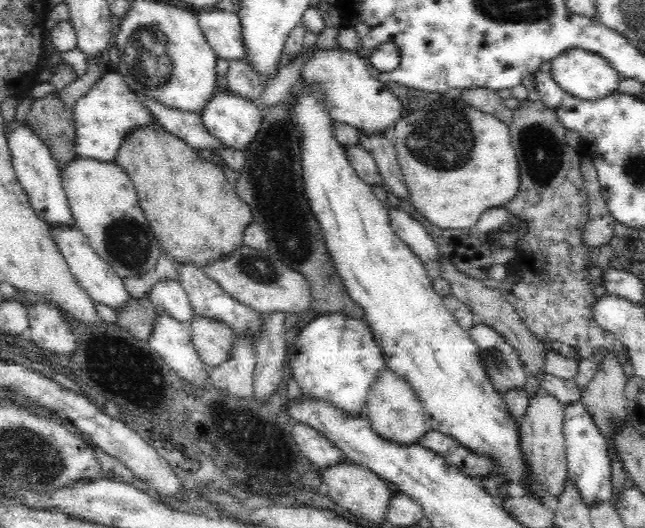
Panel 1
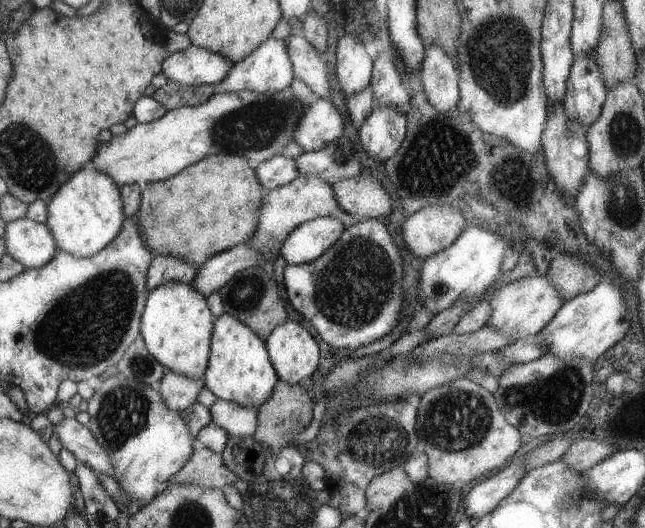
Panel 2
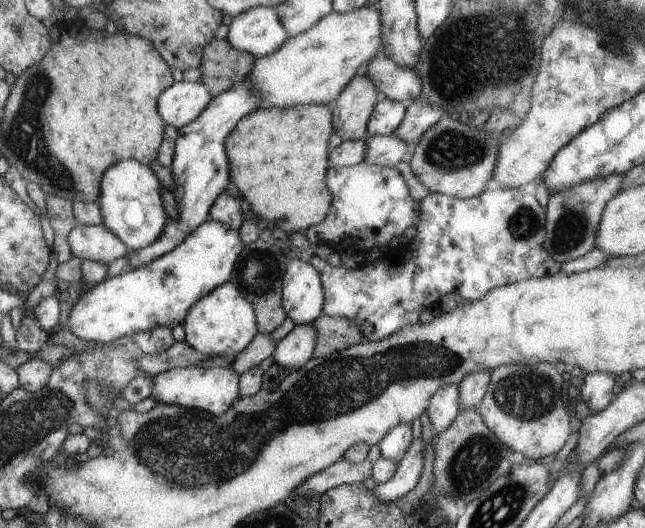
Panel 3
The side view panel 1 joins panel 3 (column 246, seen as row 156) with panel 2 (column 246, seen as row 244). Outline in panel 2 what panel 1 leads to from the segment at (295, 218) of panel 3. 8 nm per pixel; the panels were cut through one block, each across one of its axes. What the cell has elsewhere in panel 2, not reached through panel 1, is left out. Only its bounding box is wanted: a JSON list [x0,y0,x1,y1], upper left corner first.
[137,156,265,268]

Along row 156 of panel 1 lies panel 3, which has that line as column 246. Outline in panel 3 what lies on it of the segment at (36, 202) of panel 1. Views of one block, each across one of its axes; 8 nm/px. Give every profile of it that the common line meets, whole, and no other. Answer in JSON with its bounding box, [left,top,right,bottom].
[225,6,287,60]

